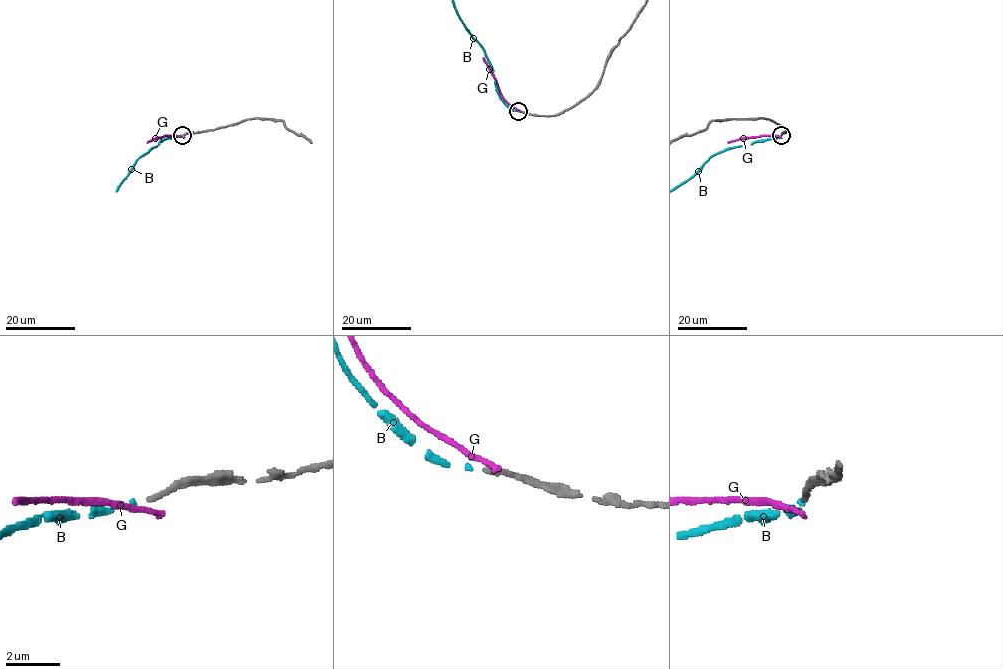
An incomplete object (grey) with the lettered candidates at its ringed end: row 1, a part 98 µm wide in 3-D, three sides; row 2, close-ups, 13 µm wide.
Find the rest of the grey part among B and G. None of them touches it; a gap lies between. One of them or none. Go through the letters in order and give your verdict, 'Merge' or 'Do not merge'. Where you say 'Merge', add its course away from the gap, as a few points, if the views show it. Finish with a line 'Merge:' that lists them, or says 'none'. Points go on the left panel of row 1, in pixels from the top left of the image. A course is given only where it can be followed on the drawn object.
B: Merge
G: Do not merge
Merge: B

